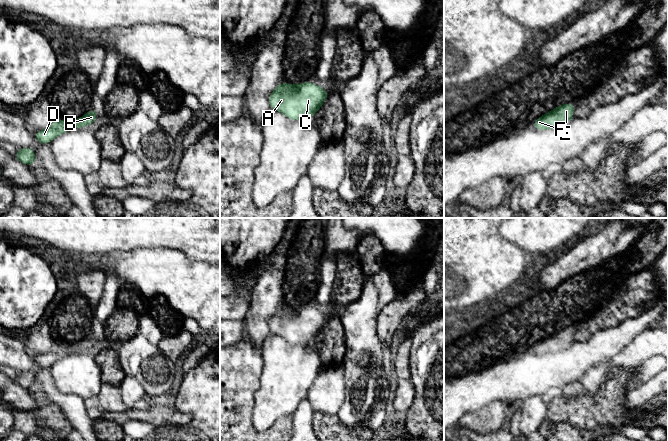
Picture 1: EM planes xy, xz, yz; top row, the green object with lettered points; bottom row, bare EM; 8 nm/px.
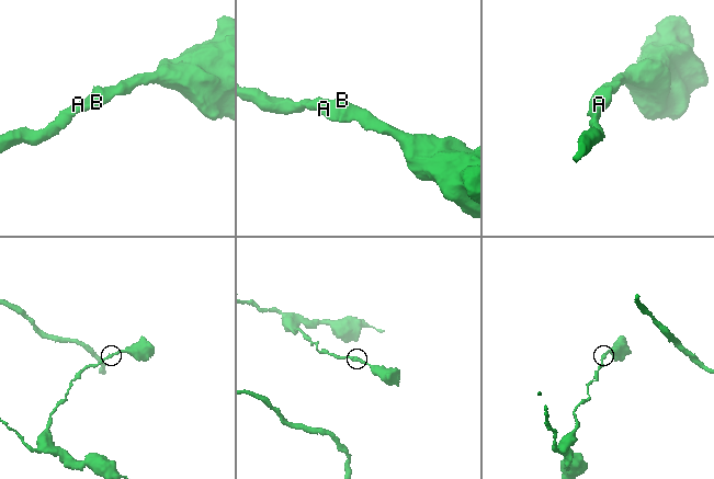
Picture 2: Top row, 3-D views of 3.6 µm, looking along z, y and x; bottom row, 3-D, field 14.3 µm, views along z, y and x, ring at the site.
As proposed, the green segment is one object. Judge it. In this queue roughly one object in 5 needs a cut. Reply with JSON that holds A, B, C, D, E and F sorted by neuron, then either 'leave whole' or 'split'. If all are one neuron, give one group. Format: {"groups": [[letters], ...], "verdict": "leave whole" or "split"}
{"groups": [["A", "B", "C", "D", "E", "F"]], "verdict": "leave whole"}

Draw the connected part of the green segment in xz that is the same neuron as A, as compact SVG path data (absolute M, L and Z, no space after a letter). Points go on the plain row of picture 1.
M306 305L291 309L280 307L269 319L270 332L291 344L310 344L328 322L322 311Z

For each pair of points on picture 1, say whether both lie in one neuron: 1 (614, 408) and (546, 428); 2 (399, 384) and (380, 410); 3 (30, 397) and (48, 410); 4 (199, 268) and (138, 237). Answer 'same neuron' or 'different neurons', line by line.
1: same neuron
2: different neurons
3: different neurons
4: different neurons

